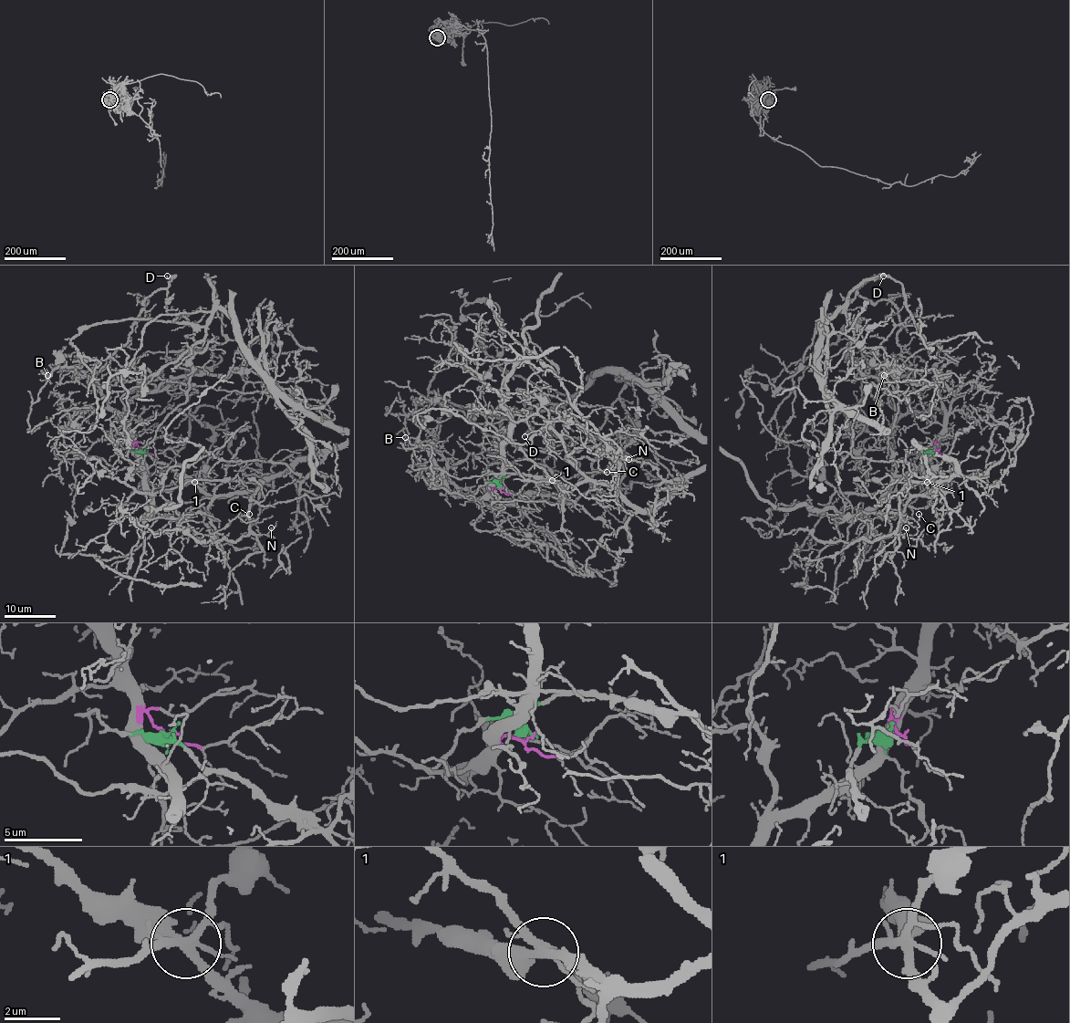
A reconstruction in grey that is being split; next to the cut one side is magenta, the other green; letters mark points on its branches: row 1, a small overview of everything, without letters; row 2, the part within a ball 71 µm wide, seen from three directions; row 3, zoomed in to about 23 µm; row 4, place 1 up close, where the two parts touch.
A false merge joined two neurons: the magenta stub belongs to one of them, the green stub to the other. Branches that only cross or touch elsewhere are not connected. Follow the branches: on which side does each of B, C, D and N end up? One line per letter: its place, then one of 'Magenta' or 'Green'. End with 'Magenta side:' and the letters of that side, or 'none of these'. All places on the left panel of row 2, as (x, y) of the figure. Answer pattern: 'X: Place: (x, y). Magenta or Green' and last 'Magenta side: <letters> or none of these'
B: Place: (47, 375). Magenta
C: Place: (249, 514). Green
D: Place: (167, 276). Magenta
N: Place: (271, 527). Green
Magenta side: B, D

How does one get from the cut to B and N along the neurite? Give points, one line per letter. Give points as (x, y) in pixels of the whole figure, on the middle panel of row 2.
B: (503, 487), (463, 495), (412, 414), (406, 437)
N: (503, 487), (500, 481), (514, 474), (566, 486), (588, 481), (614, 487), (618, 459), (607, 453), (628, 459)

